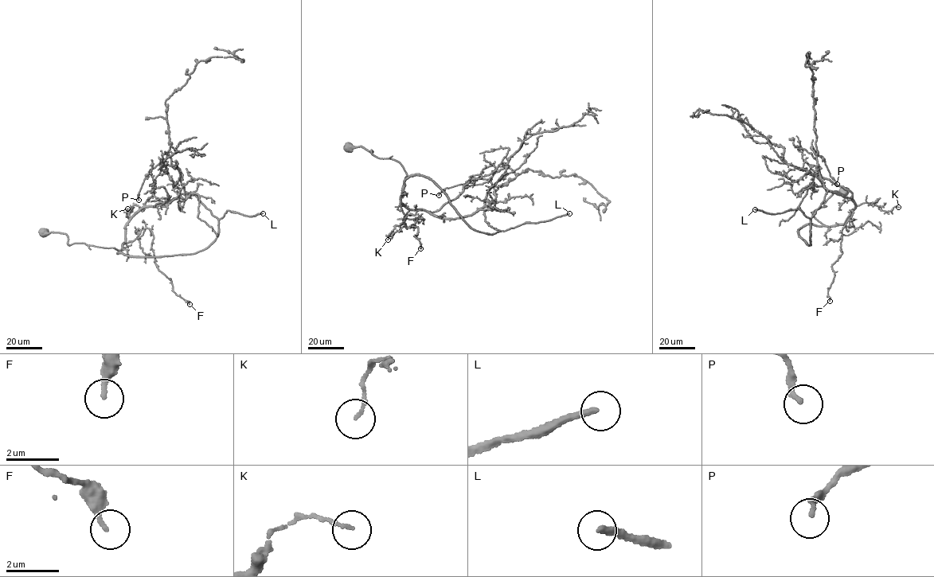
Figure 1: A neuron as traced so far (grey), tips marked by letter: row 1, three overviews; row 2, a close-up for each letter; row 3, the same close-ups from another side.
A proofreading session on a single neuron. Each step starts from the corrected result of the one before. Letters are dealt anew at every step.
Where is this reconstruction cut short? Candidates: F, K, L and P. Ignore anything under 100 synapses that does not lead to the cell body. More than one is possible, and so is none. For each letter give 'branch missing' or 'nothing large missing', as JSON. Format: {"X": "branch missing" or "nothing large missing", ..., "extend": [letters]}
{"F": "nothing large missing", "K": "nothing large missing", "L": "branch missing", "P": "nothing large missing", "extend": ["L"]}

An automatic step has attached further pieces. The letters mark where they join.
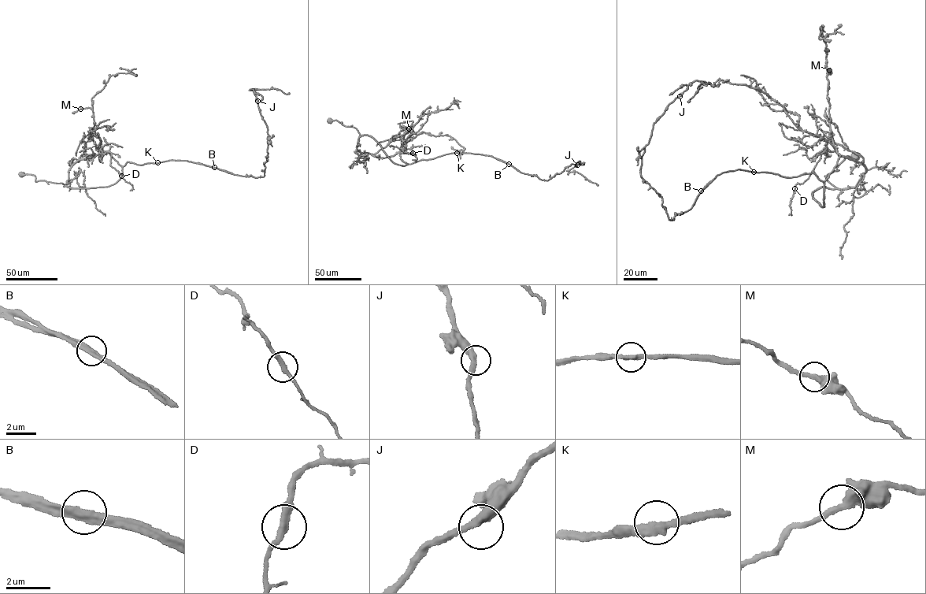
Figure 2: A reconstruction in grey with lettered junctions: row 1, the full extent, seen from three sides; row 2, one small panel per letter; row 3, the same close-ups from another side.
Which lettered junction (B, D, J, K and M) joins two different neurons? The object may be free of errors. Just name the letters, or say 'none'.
B

